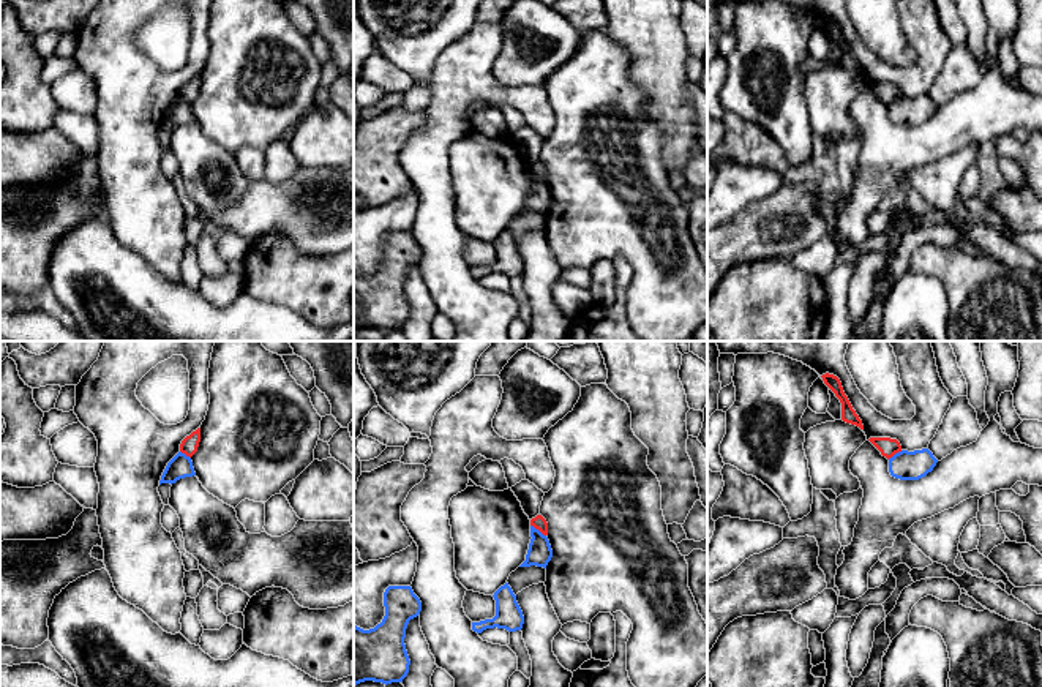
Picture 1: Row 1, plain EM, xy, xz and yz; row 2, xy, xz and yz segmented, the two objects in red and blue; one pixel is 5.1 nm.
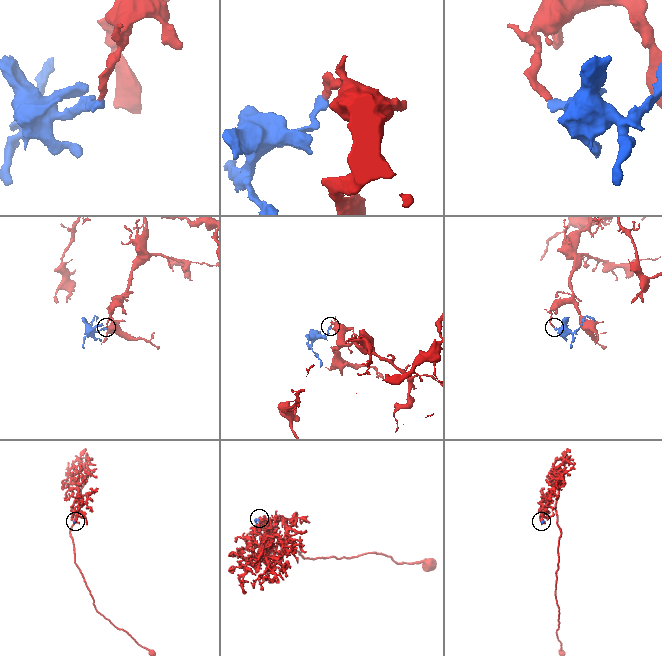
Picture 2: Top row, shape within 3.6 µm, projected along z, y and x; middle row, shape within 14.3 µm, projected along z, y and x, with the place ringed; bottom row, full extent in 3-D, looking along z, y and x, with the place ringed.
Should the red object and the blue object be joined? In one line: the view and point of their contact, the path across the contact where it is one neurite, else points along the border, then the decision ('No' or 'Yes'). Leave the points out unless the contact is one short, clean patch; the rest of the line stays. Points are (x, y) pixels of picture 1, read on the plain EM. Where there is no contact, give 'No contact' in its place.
Touches red at xz (539, 176). Boundary: xz (531, 171), (545, 182). No

